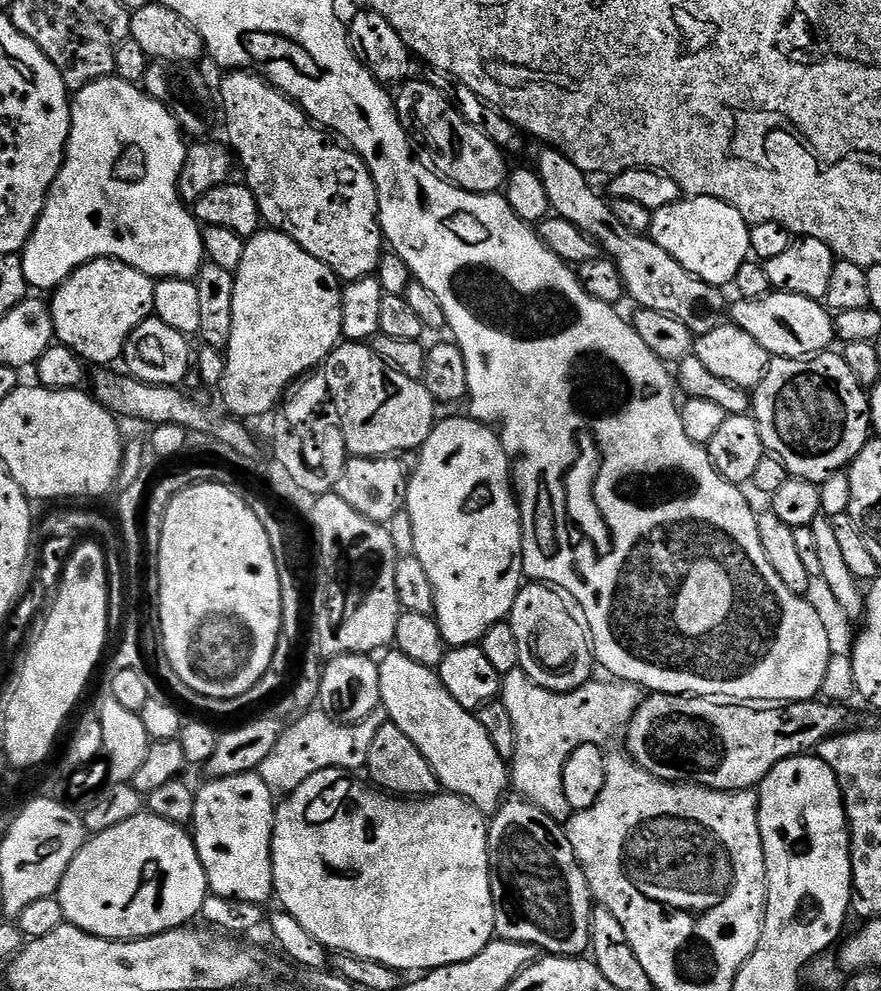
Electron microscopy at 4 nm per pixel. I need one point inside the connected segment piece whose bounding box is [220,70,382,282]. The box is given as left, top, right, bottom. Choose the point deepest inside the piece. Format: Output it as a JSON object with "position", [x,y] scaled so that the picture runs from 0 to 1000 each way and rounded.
{"position":[363,195]}

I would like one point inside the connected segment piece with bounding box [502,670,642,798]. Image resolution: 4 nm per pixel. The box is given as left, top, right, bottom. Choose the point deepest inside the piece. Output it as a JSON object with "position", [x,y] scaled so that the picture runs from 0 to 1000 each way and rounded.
{"position":[622,733]}

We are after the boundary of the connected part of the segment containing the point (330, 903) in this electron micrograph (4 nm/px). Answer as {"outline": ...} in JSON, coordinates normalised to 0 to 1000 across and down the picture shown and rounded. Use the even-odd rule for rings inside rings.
{"outline":[[[389,775],[361,777],[361,781],[352,781],[352,785],[347,785],[347,789],[343,789],[343,793],[338,793],[338,797],[334,797],[314,814],[313,829],[309,832],[309,894],[312,907],[318,907],[317,915],[378,962],[429,971],[455,983],[480,983],[493,977],[538,967],[561,948],[563,938],[558,879],[554,873],[555,828],[551,820],[544,819],[523,803],[496,801],[485,805],[446,805],[404,785]]]}

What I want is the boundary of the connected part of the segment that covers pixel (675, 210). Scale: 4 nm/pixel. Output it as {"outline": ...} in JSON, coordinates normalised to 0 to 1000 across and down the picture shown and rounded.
{"outline":[[[782,198],[767,202],[760,208],[743,211],[740,215],[738,241],[747,248],[751,248],[751,252],[756,252],[756,256],[760,256],[765,264],[783,272],[783,276],[788,276],[797,285],[814,289],[830,288],[854,253],[849,223],[842,220],[842,216],[838,216],[838,212],[833,212],[833,208],[805,198]]]}

